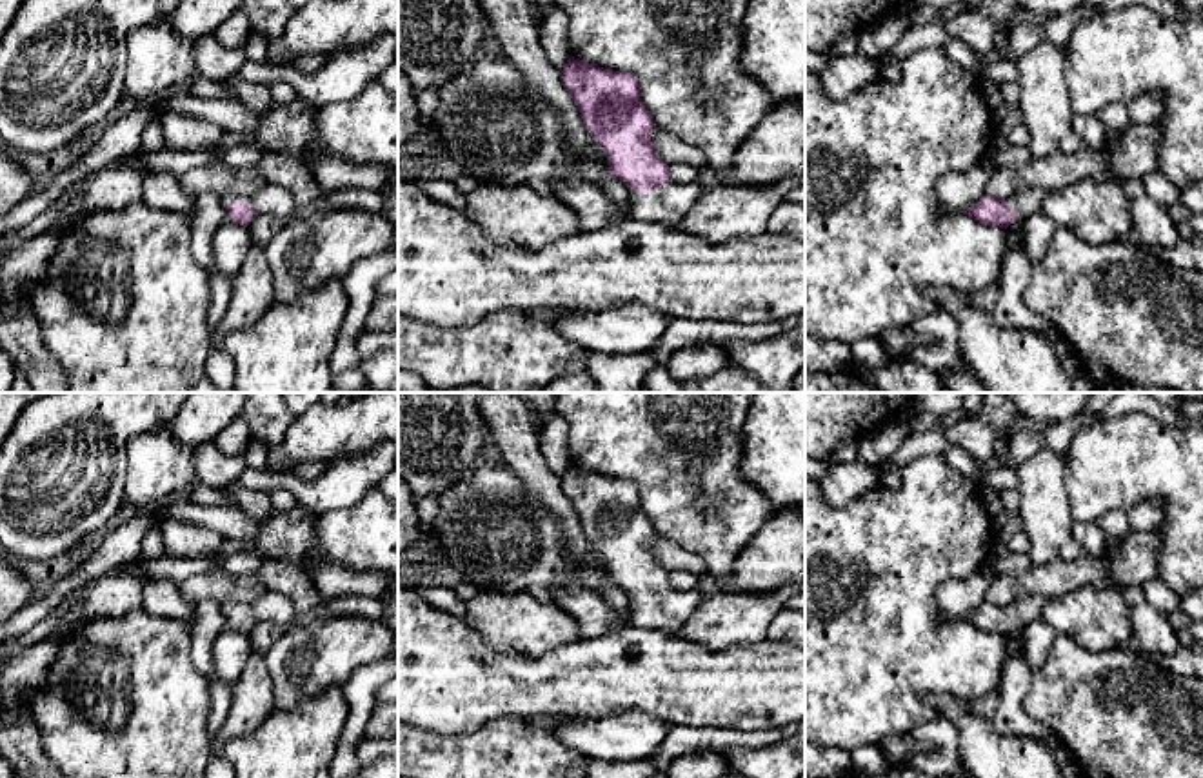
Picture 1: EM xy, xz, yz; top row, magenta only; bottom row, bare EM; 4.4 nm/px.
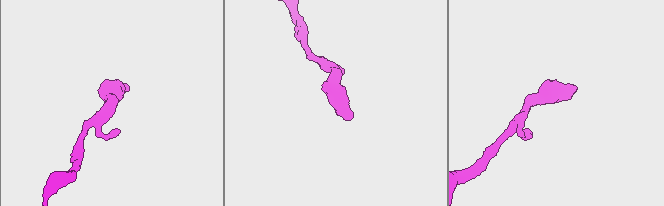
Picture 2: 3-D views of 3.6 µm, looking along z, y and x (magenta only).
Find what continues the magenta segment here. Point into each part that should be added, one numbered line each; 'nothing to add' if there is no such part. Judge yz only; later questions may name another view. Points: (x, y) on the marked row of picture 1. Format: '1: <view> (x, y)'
1: yz (1025, 204)

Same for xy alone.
1: xy (271, 199)

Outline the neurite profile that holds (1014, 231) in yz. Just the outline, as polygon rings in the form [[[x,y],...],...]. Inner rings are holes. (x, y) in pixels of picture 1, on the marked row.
[[[1014,220],[1007,229],[1007,247],[1005,254],[1012,249],[1025,251],[1025,234],[1023,234],[1023,224],[1021,220]]]

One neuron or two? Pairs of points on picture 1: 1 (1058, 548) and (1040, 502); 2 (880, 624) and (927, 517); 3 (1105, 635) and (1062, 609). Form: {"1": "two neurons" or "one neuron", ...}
{"1": "one neuron", "2": "one neuron", "3": "one neuron"}

